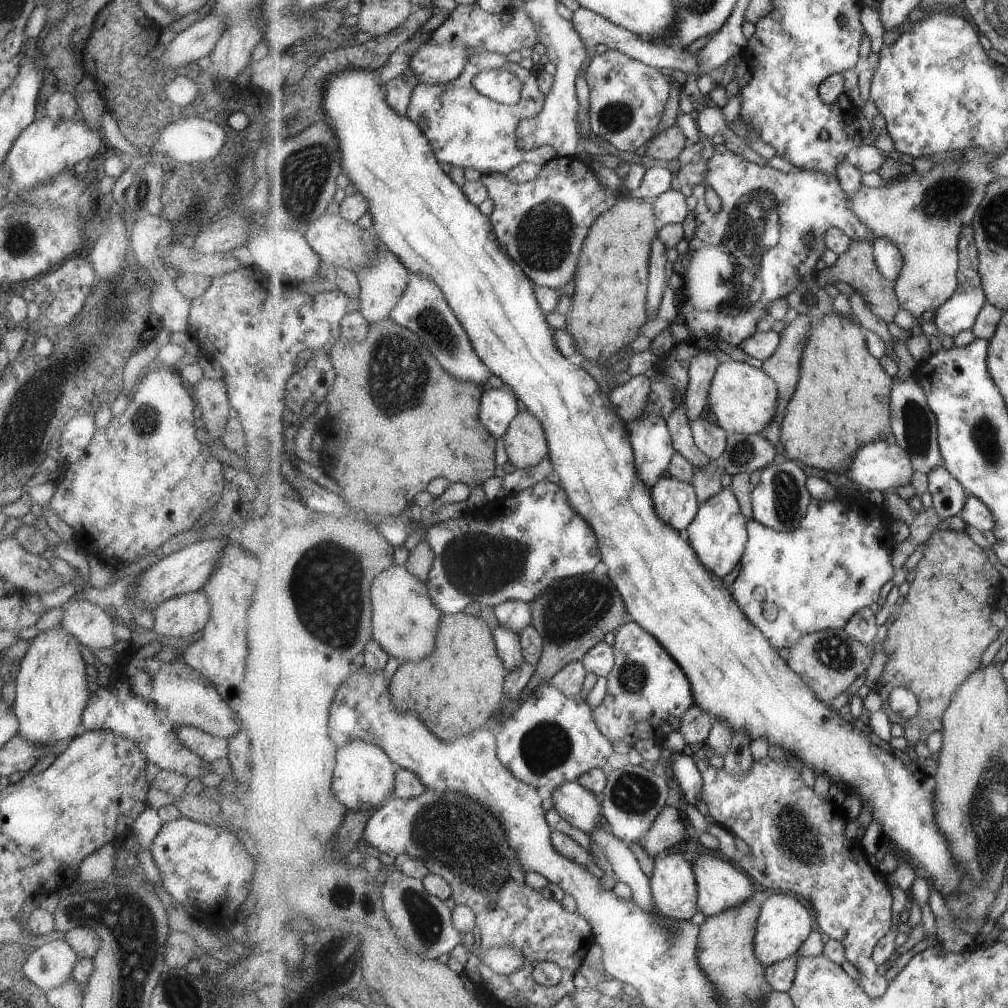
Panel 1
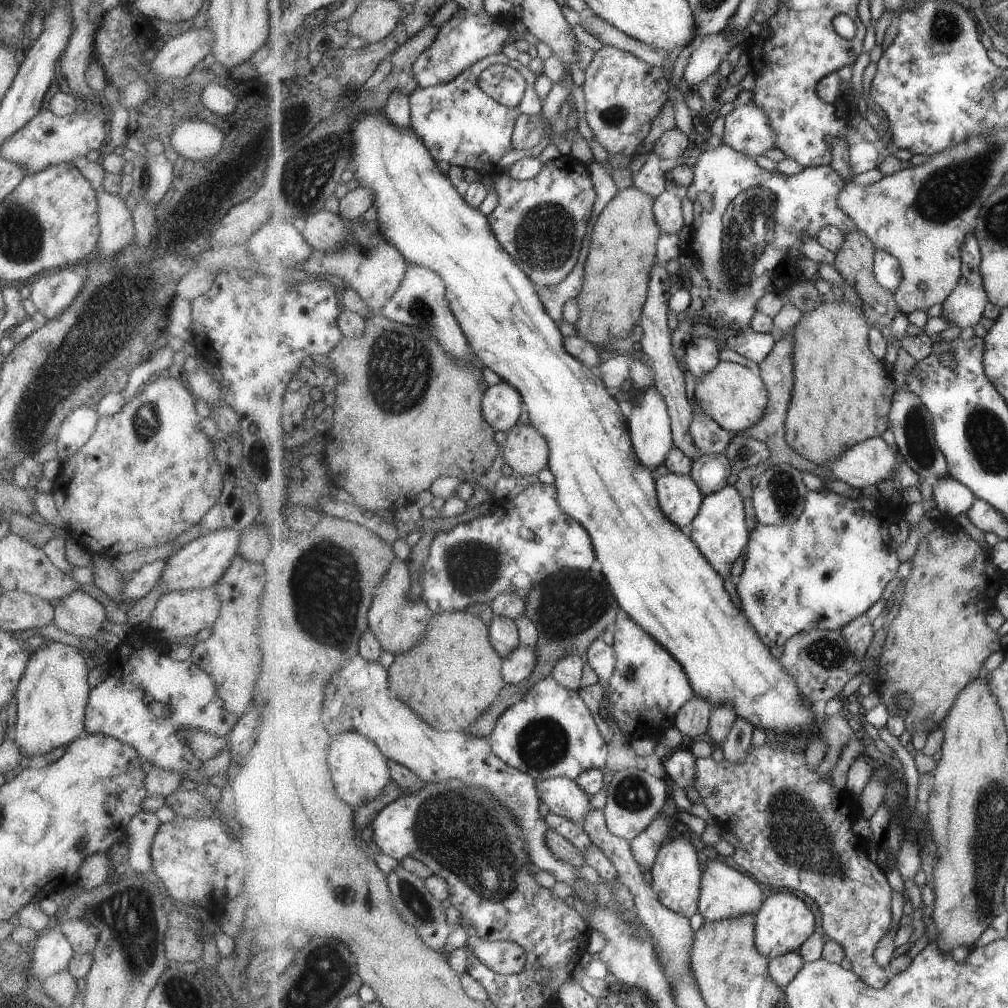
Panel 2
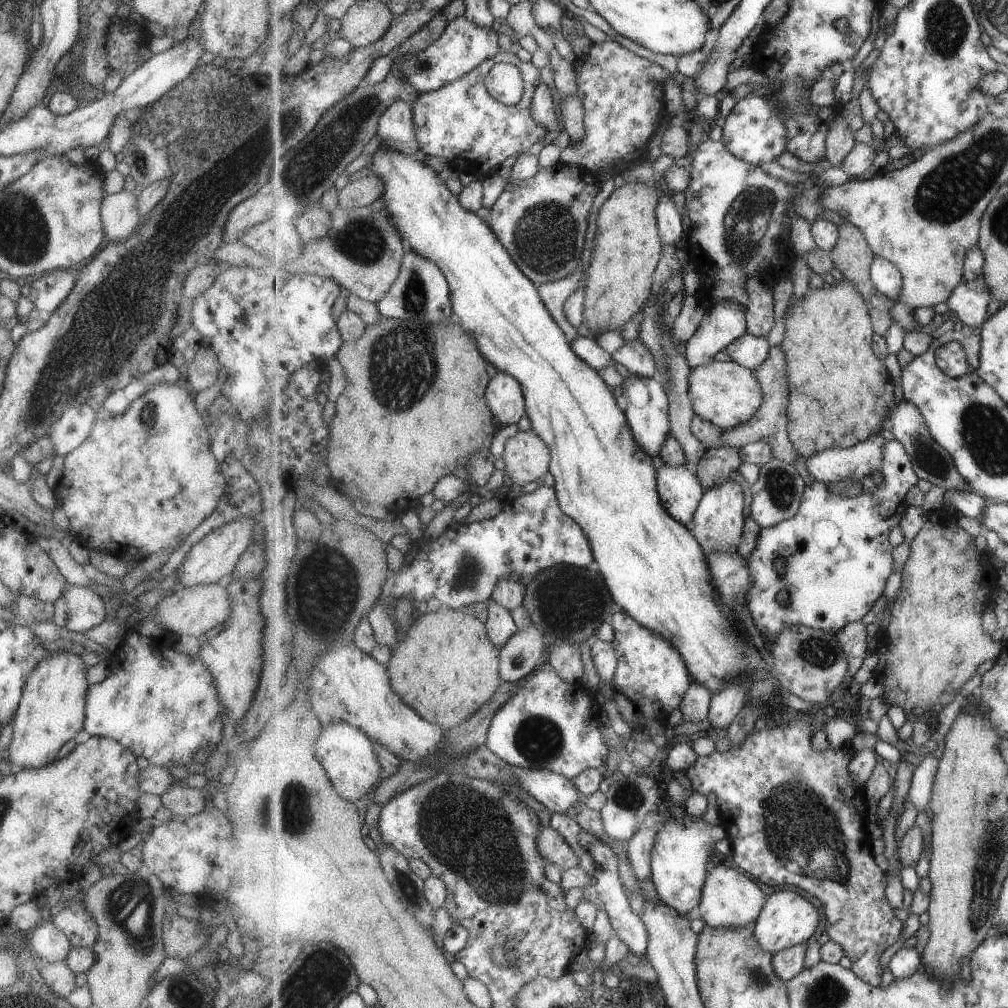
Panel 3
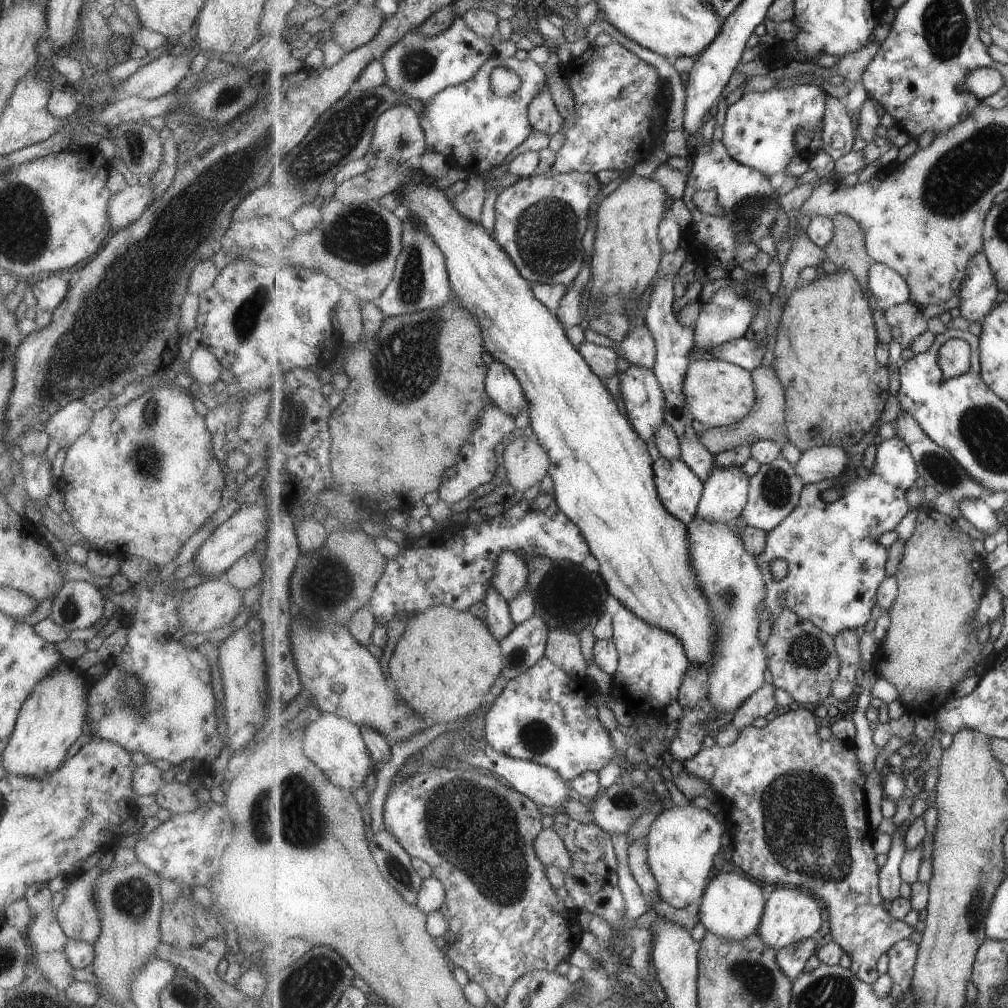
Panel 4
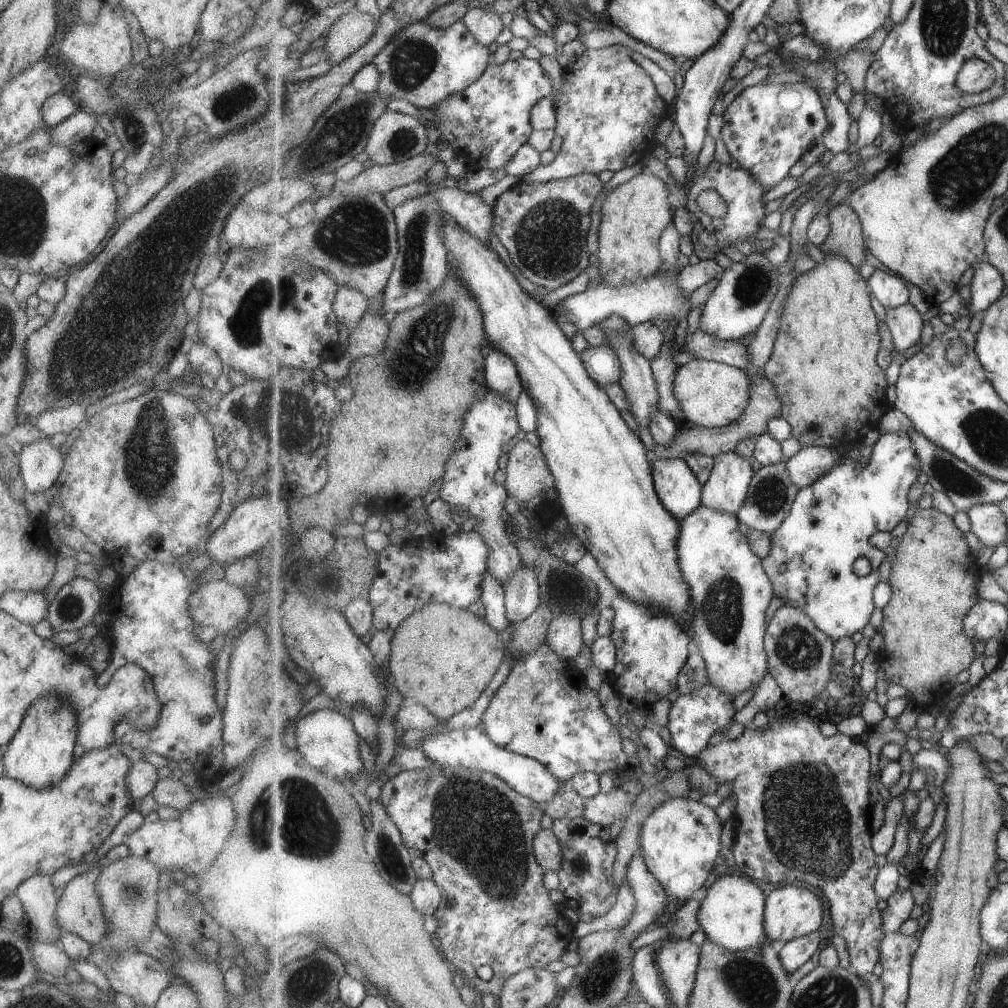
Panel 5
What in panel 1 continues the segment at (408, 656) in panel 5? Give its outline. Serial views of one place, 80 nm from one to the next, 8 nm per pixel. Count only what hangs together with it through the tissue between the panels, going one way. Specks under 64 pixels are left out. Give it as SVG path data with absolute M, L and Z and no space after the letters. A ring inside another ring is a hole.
M461 611L442 616L437 648L423 662L407 662L397 668L390 682L393 703L405 713L417 715L444 741L455 741L486 724L501 708L508 670L499 656L491 622Z

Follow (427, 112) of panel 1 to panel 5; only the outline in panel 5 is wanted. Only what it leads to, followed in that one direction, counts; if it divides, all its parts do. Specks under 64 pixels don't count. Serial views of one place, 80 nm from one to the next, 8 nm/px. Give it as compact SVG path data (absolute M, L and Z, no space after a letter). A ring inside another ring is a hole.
M521 57L517 60L508 60L502 65L491 63L486 73L475 84L467 90L461 90L459 94L453 94L451 98L447 98L447 102L443 102L443 106L434 110L436 113L434 126L455 150L459 150L465 155L477 154L478 169L499 170L506 168L511 158L514 158L519 148L524 146L529 140L529 136L533 134L532 110L539 102L555 92L555 80L537 60Z

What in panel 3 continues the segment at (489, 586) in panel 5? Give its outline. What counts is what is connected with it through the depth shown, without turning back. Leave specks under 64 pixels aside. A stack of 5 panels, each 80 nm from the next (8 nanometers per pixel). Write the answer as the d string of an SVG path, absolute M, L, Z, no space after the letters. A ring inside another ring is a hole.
M490 601L488 604L488 633L490 634L490 639L502 650L505 644L518 634L520 628L508 608L493 601Z

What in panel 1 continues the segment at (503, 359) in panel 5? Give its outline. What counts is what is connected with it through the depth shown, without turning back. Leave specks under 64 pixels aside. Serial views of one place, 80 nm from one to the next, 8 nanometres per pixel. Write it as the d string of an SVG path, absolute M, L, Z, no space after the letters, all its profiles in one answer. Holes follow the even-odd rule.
M487 387L482 396L480 406L480 421L482 425L495 437L506 435L511 421L514 421L519 412L517 394L513 390L500 390Z

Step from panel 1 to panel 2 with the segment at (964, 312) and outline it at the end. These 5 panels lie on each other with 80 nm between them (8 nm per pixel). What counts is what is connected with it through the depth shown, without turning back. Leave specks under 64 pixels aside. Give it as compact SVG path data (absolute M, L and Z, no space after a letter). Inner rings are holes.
M969 233L962 246L962 277L942 307L941 319L947 328L954 325L962 328L975 326L987 308L988 292L981 270L983 253L975 234Z

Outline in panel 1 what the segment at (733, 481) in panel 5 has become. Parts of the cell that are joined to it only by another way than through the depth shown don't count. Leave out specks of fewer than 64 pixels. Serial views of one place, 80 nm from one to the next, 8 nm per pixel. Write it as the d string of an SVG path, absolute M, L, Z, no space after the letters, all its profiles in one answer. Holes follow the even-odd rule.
M727 486L717 496L699 507L695 520L688 526L690 543L702 563L719 578L729 576L746 553L750 534L748 518L743 514L738 496Z

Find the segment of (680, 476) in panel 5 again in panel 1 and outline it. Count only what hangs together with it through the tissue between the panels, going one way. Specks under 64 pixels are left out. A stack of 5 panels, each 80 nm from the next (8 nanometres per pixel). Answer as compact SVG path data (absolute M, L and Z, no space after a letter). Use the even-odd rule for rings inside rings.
M669 476L659 480L652 490L655 510L675 530L682 532L695 520L701 503L693 484Z

